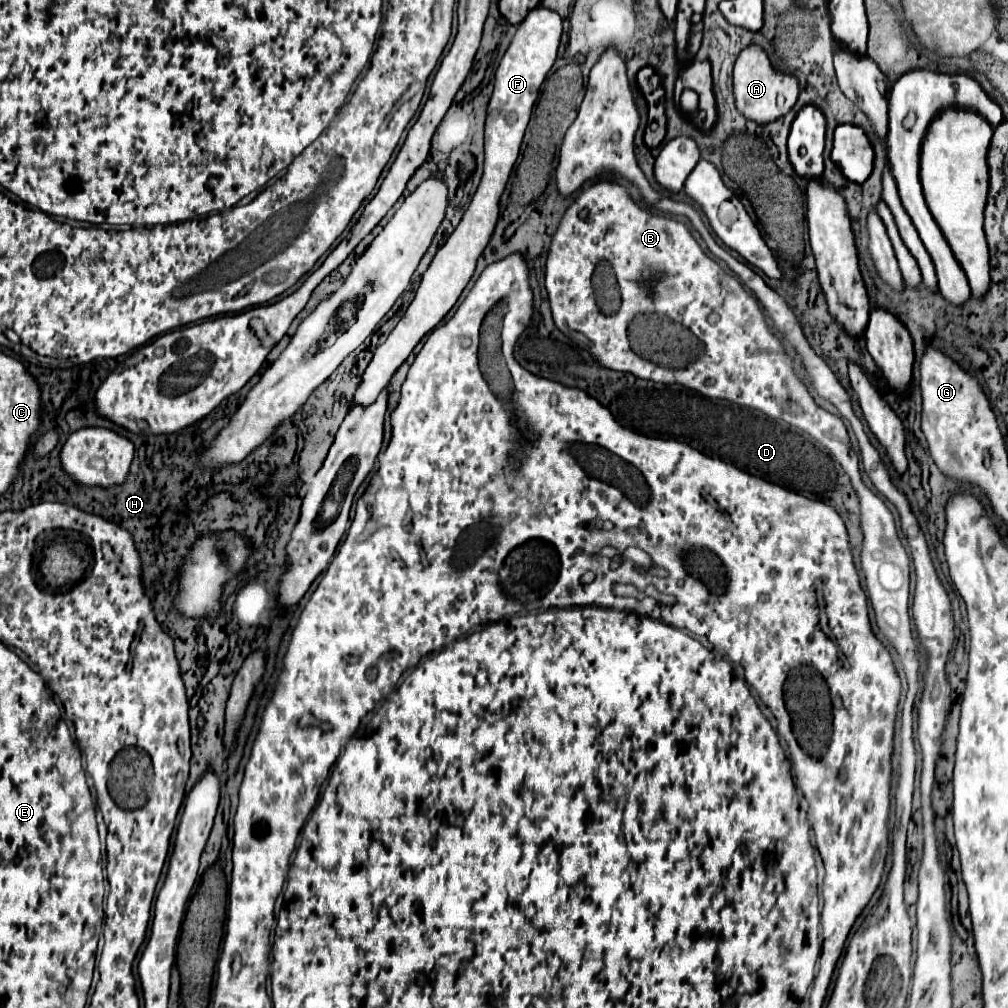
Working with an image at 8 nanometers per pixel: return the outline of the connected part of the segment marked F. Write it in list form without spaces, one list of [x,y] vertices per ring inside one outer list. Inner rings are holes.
[[[536,6],[534,10],[530,10],[528,16],[516,26],[516,34],[494,74],[494,92],[488,102],[488,118],[486,118],[486,130],[484,130],[486,132],[486,160],[484,160],[484,174],[482,174],[480,186],[470,206],[466,208],[460,224],[448,236],[446,244],[436,252],[432,264],[424,272],[420,286],[416,290],[416,296],[412,304],[408,306],[406,314],[400,318],[400,322],[396,324],[392,334],[386,338],[386,342],[376,348],[374,358],[362,376],[362,384],[354,394],[354,404],[368,406],[376,400],[380,390],[388,386],[396,368],[408,358],[408,354],[420,342],[420,338],[428,334],[448,314],[448,310],[456,304],[468,280],[472,278],[476,270],[476,260],[480,258],[480,254],[484,252],[484,248],[488,246],[494,234],[494,228],[500,216],[500,198],[506,190],[508,178],[518,160],[520,144],[522,144],[534,102],[538,98],[540,86],[546,80],[556,60],[560,36],[562,36],[562,18],[554,10],[548,10],[542,6]]]

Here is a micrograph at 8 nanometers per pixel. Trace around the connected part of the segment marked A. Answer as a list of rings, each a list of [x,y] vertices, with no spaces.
[[[748,46],[740,52],[734,64],[734,100],[736,110],[742,116],[758,126],[766,126],[792,110],[798,100],[798,80],[794,76],[776,72],[760,46]]]

